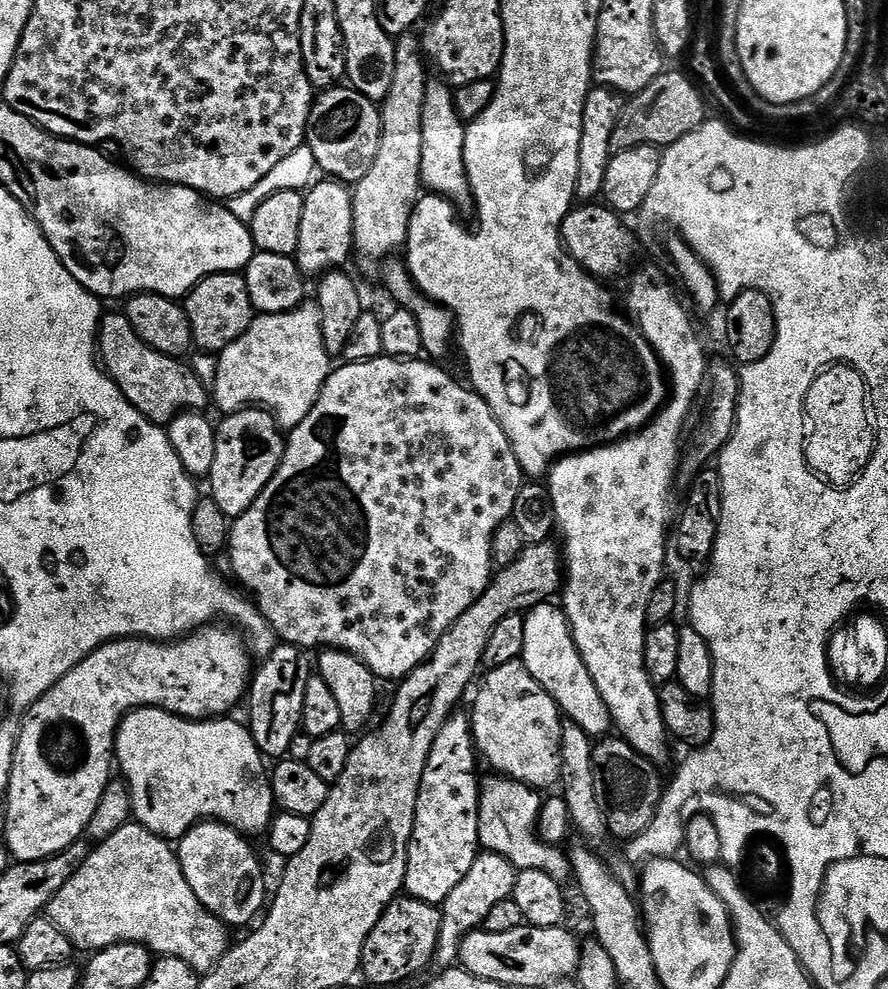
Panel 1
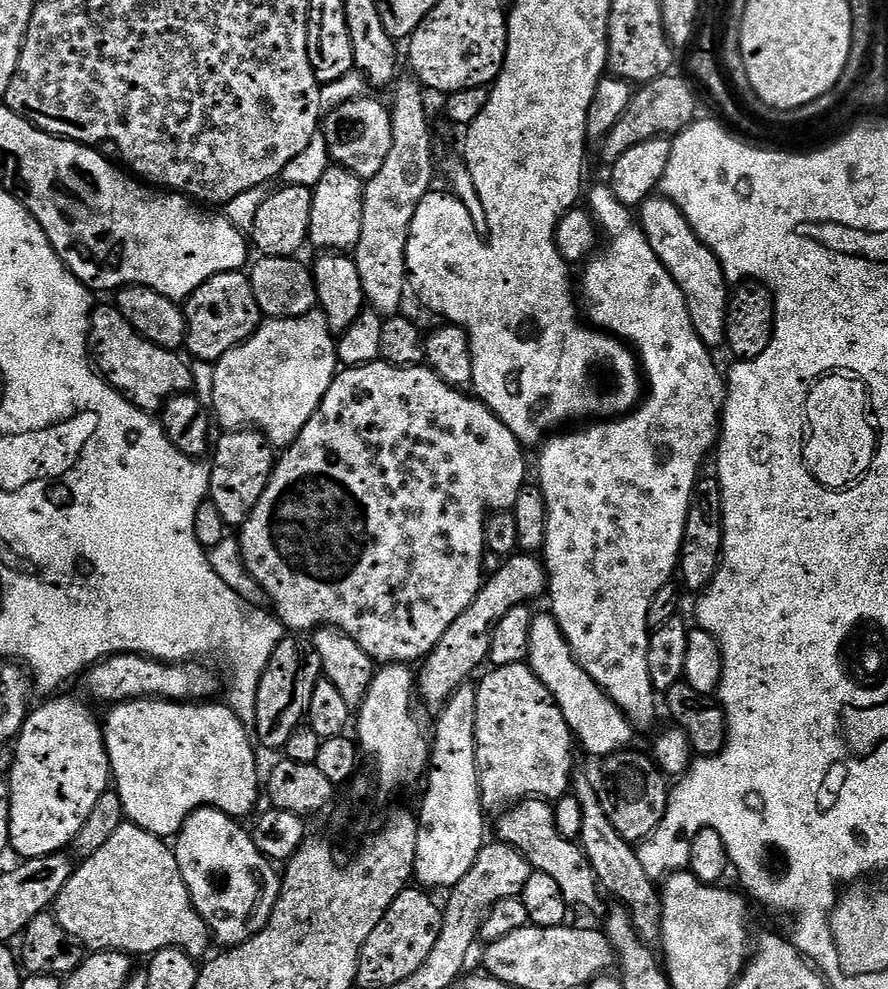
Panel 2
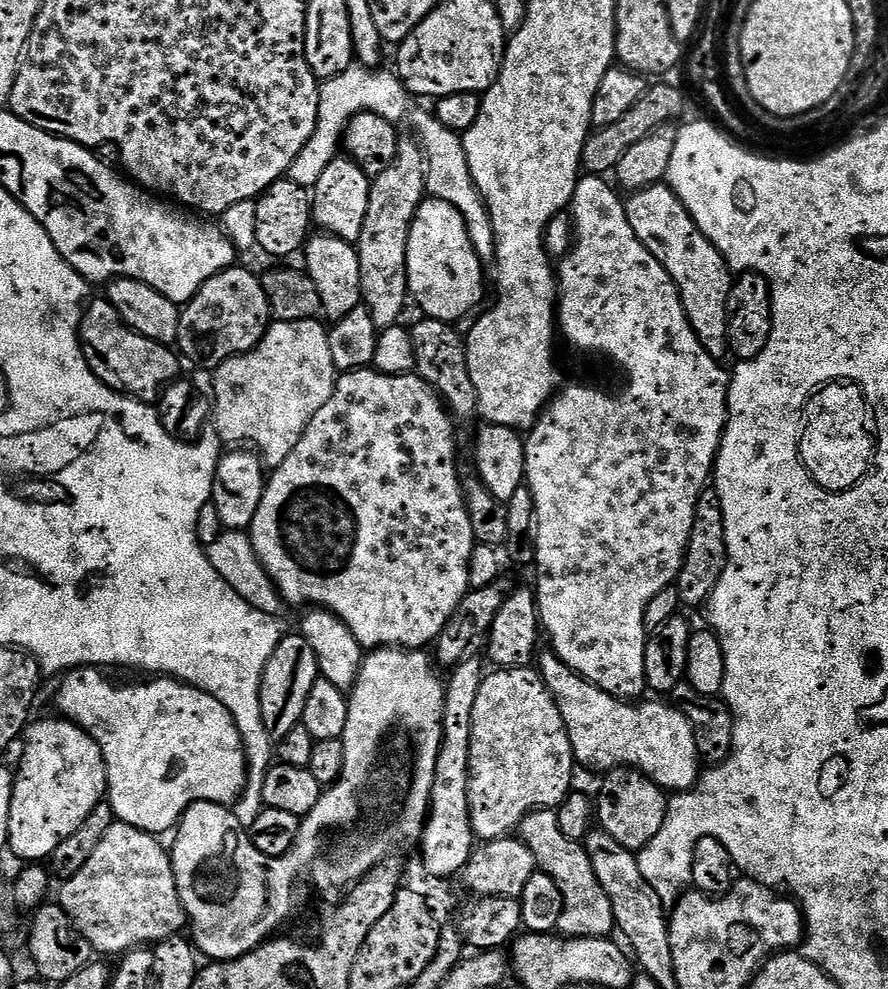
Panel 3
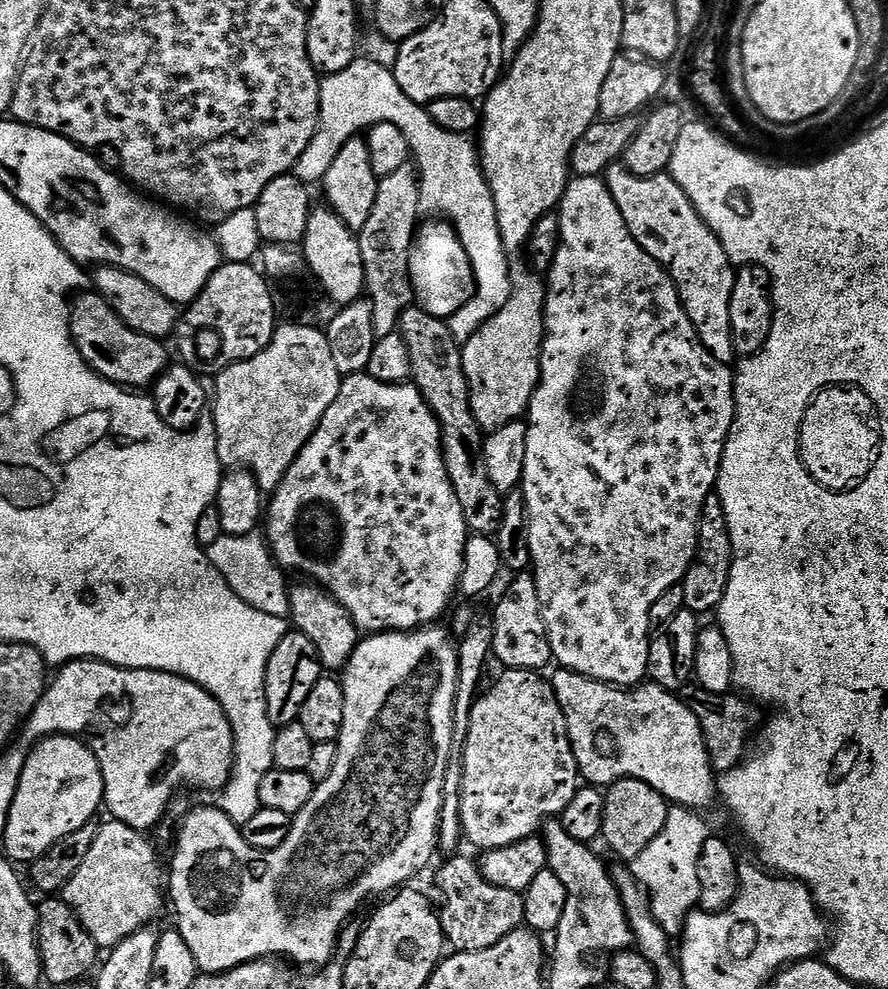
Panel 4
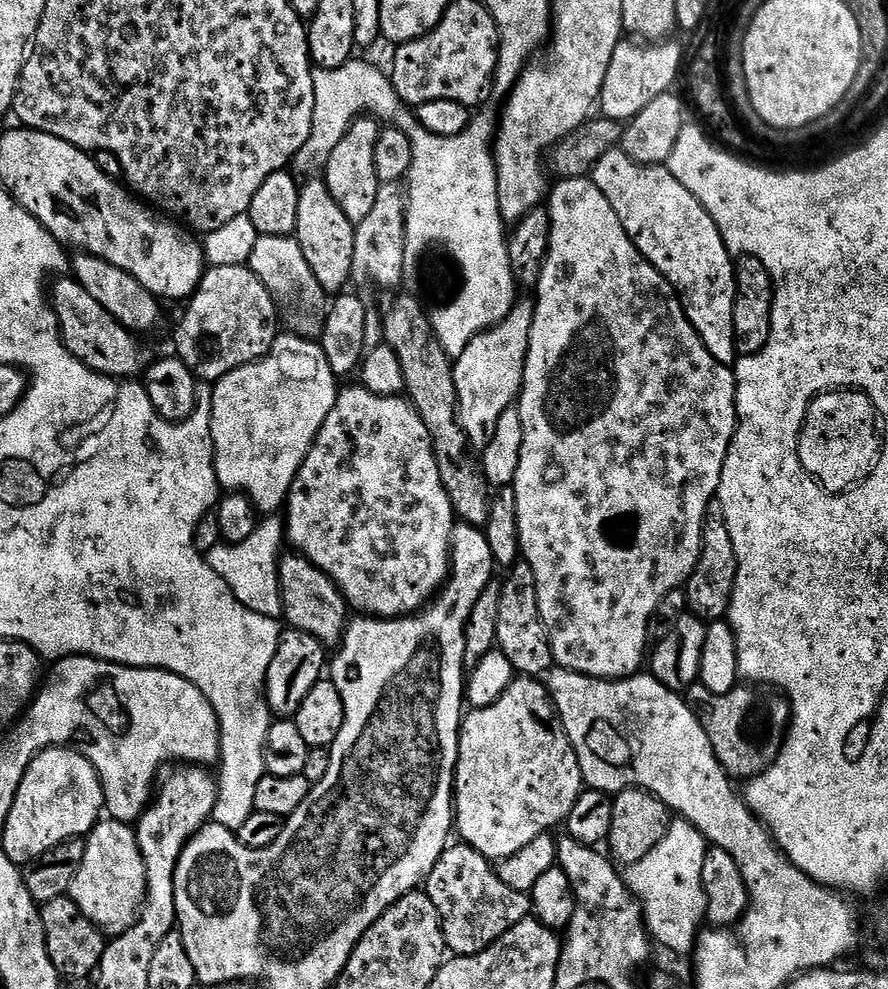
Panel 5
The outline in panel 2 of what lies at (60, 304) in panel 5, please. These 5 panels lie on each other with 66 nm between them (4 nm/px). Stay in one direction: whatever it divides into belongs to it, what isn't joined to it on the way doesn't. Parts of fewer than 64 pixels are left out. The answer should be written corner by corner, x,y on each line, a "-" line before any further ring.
97,303
93,307
92,318
88,322
88,351
96,371
144,412
159,413
171,396
182,396
193,391
189,361
179,351
154,346
154,342
142,338
134,326
126,322
115,303

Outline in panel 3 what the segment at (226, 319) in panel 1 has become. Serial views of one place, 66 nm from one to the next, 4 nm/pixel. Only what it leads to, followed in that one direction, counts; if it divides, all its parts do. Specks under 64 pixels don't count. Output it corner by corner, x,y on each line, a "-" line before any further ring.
233,266
224,272
220,272
214,278
206,281
195,292
180,310
180,325
178,326
178,352
185,361
188,360
196,368
215,370
222,362
226,362
235,356
241,356
244,352
254,350
262,342
262,338
268,333
268,325
273,323
274,317
270,310
270,302
266,298
266,290
259,275
247,272
241,266

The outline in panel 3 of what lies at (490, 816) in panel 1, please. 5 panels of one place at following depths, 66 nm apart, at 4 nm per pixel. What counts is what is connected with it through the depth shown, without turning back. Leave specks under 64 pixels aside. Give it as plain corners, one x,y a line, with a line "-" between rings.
538,808
520,823
519,839
534,854
536,866
554,882
558,882
558,890
562,890
564,909
562,918
558,918
559,935
569,936
606,936
611,937
616,928
614,910
610,906
610,898
606,898
606,890
598,882
598,874
594,874
594,866
590,866
590,858
586,854
583,843
566,838
562,834
562,826
558,826
556,812
550,808

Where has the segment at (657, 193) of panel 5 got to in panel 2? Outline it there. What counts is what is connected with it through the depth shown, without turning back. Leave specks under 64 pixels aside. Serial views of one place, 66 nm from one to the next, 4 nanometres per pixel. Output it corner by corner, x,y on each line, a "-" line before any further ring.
653,194
640,205
638,223
644,231
644,237
650,242
650,250
658,254
658,262
666,266
670,278
674,278
674,282
682,290
690,322
698,338
702,338
709,349
716,350
719,344
721,347
725,343
724,319
728,309
730,281
725,278
716,255
698,239
696,231
692,229
690,222
686,222
678,206
664,199
663,195

